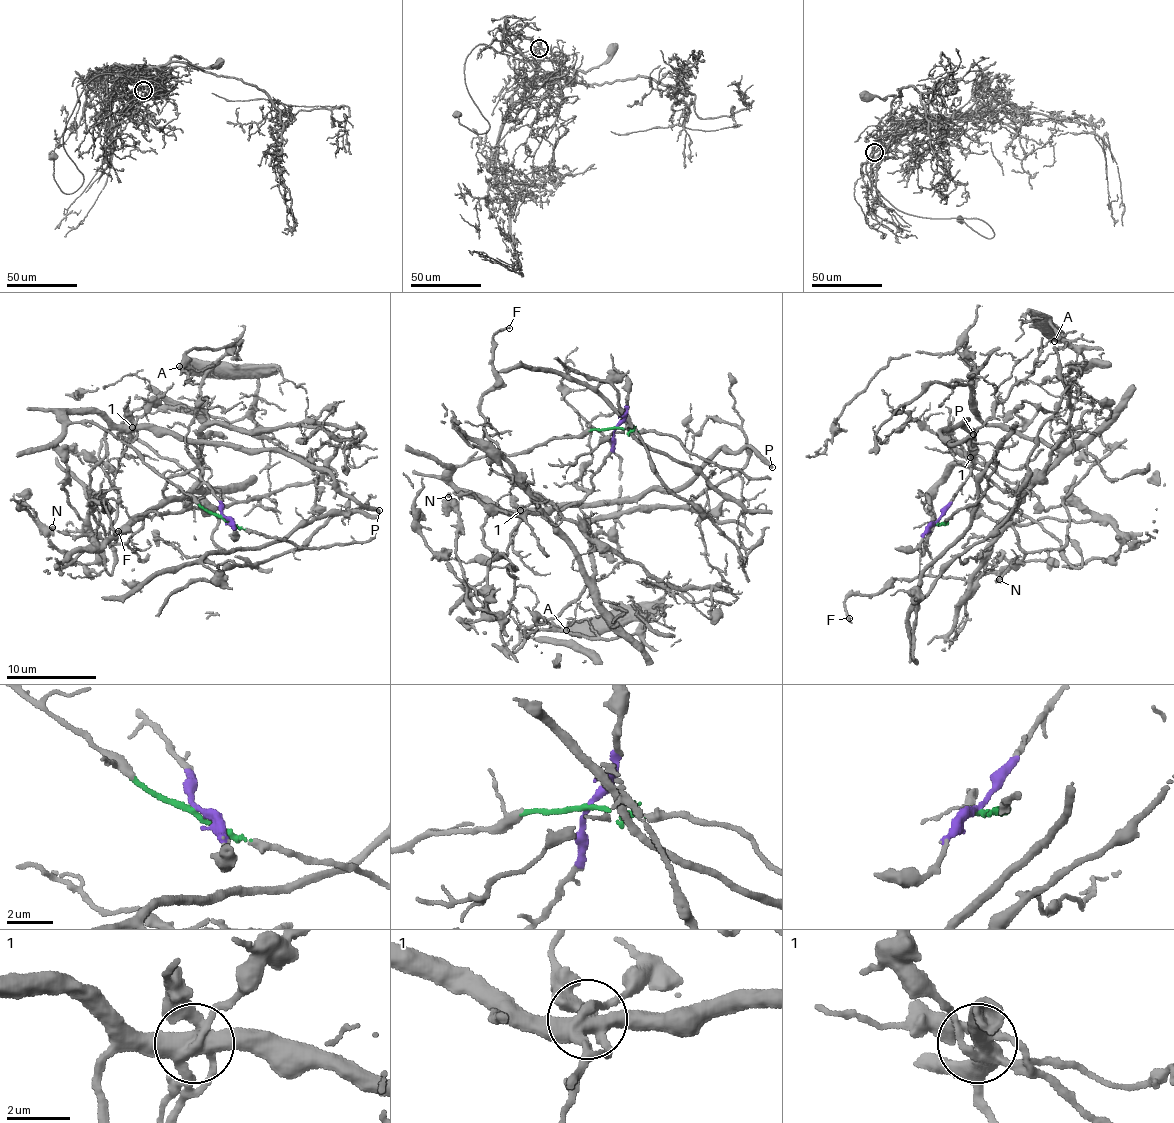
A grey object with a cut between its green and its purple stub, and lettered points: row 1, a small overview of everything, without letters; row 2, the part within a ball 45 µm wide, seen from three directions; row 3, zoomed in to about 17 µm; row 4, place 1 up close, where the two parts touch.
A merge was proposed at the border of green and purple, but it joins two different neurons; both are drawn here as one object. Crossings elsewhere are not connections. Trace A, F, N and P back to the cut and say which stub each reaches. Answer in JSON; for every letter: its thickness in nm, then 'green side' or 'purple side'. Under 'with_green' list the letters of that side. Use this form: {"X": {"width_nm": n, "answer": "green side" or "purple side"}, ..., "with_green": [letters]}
{"A": {"width_nm": 440, "answer": "purple side"}, "F": {"width_nm": 180, "answer": "purple side"}, "N": {"width_nm": 180, "answer": "purple side"}, "P": {"width_nm": 320, "answer": "green side"}, "with_green": ["P"]}

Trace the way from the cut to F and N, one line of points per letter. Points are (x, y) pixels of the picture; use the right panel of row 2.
F: (935, 523), (974, 468), (1019, 498), (971, 574), (900, 577), (874, 594), (851, 594), (847, 598), (850, 618)
N: (935, 523), (974, 468), (1013, 491), (1019, 502), (1012, 517), (1014, 533), (1024, 555), (999, 579)

